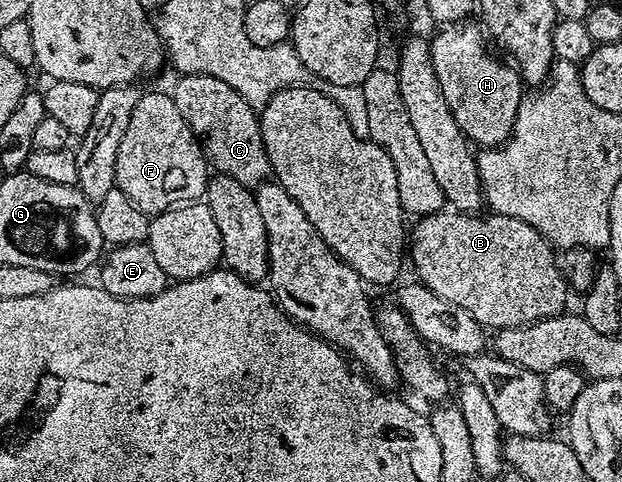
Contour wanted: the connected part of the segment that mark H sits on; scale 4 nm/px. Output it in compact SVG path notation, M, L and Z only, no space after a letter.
M458 22L442 27L441 33L432 37L429 53L435 66L435 78L439 78L439 90L443 90L443 98L447 98L447 106L451 106L451 114L455 114L461 133L474 145L495 148L504 144L513 133L513 123L517 121L517 111L523 99L523 77L512 63L504 64L499 57L489 53L482 25L469 23Z

